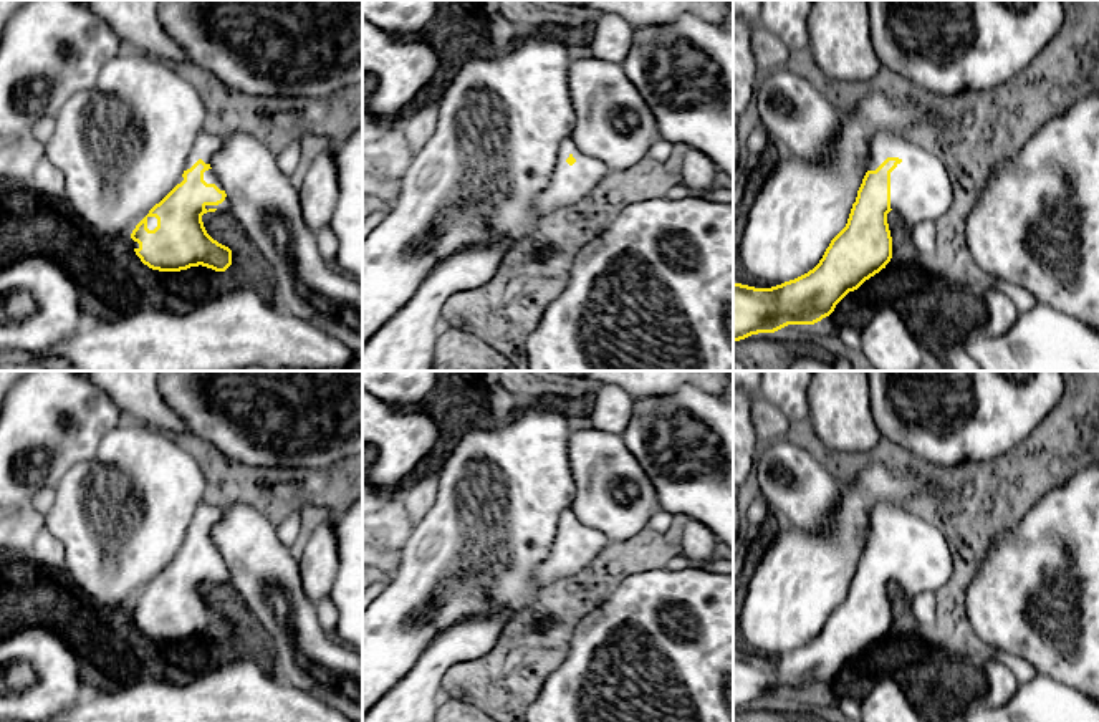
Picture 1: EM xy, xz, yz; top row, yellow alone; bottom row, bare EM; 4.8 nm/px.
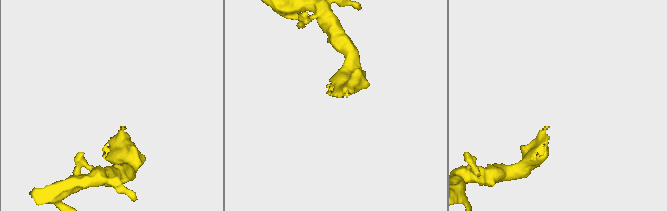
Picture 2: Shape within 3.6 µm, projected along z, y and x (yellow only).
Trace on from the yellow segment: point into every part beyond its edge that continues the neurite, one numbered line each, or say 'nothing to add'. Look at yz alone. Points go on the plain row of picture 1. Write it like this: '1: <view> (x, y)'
1: yz (921, 560)

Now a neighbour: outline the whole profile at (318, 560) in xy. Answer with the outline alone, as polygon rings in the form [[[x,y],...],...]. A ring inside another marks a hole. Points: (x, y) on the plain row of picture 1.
[[[318,515],[308,525],[300,555],[301,586],[313,604],[331,594],[338,565],[338,543],[331,517]]]

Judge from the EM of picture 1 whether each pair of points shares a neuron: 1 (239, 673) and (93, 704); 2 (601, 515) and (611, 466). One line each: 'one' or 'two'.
1: one
2: one

